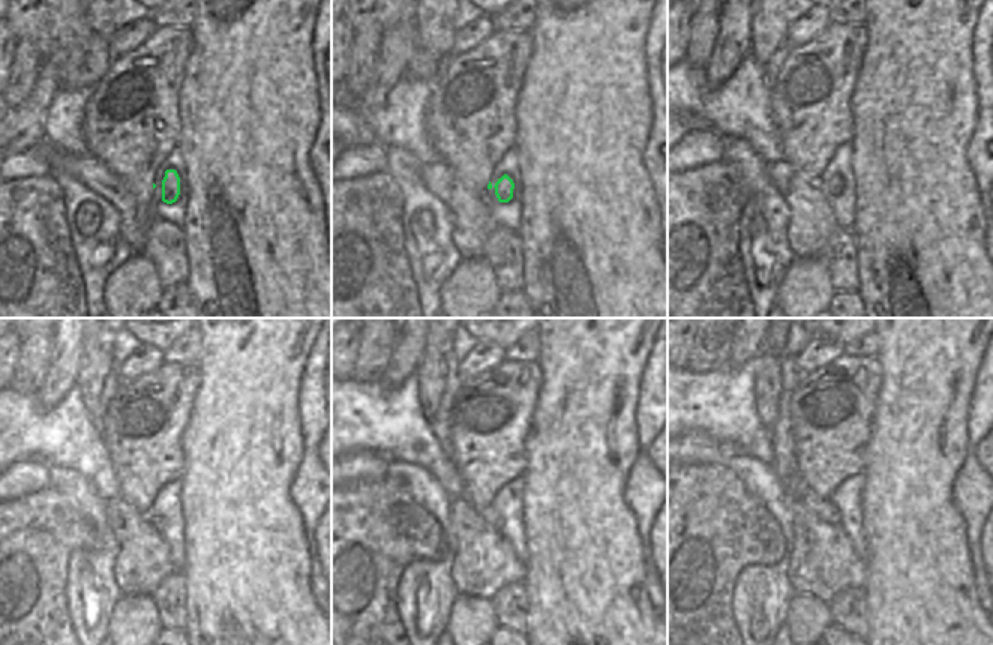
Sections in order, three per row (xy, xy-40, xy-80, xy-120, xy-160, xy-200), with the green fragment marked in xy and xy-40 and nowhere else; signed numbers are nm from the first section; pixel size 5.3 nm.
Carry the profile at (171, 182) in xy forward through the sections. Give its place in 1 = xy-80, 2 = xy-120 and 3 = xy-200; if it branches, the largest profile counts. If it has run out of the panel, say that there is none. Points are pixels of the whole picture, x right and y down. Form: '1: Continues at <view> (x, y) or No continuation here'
1: Continues at xy-80 (836, 185)
2: Continues at xy-120 (155, 519)
3: Continues at xy-200 (825, 510).

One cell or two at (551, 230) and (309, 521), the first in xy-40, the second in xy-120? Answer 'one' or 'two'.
two

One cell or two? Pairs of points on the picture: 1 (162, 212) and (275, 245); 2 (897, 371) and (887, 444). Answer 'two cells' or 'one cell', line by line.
1: two cells
2: one cell

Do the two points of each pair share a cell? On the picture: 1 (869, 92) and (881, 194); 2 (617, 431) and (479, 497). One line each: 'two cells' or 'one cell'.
1: one cell
2: two cells

